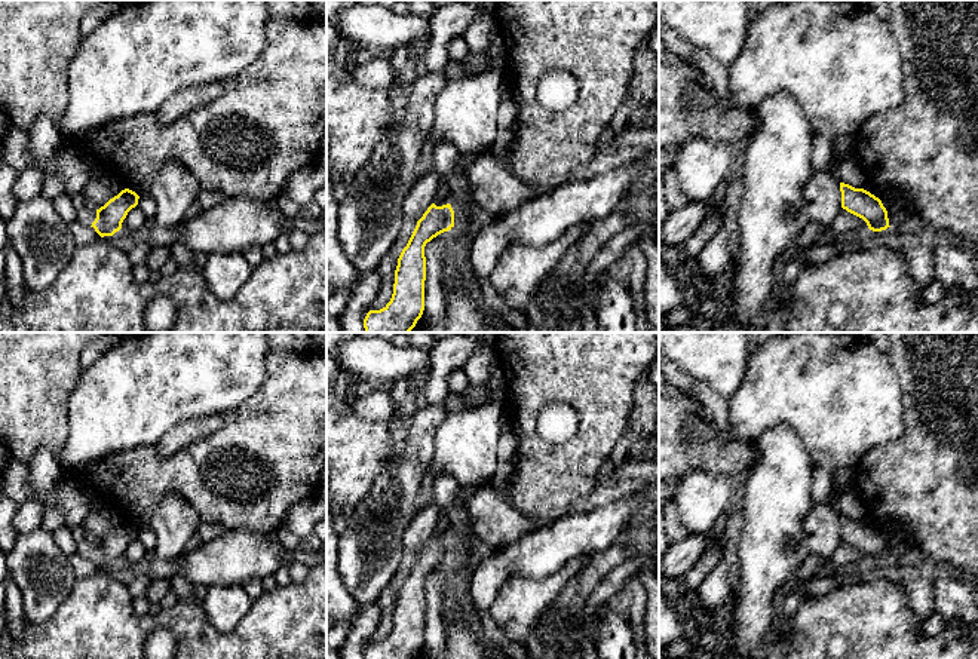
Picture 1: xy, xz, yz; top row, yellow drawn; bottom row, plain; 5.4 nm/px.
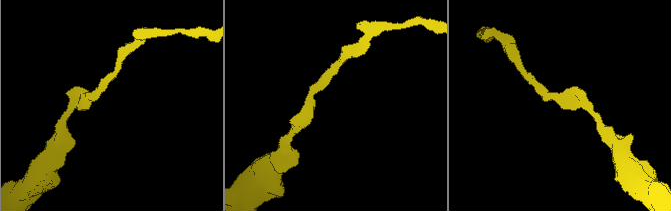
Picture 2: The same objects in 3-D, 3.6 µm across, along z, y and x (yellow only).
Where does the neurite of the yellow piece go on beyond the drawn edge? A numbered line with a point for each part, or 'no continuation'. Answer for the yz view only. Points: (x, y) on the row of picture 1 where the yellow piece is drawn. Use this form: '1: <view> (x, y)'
no continuation

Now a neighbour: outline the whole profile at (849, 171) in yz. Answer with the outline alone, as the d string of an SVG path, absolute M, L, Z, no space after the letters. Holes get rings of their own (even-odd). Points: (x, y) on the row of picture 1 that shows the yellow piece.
M855 156L834 165L834 172L840 183L849 184L855 188L862 188L868 181L861 162Z

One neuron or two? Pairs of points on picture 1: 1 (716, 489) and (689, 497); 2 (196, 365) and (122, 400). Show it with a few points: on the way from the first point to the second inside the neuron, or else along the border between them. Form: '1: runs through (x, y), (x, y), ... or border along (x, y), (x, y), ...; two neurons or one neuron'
1: runs through (710, 494), (695, 497); one neuron
2: runs through (178, 365), (171, 365), (140, 389); one neuron

